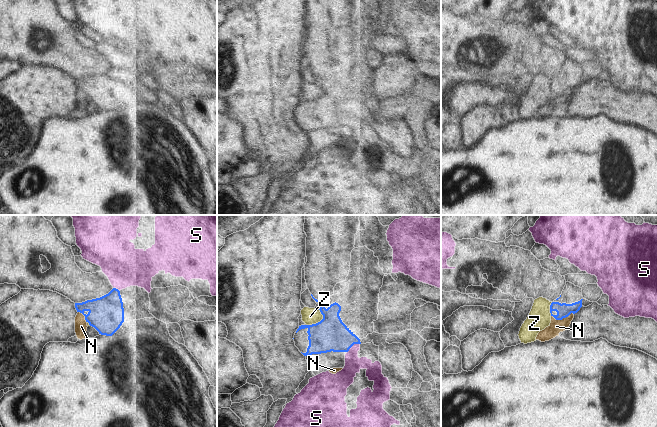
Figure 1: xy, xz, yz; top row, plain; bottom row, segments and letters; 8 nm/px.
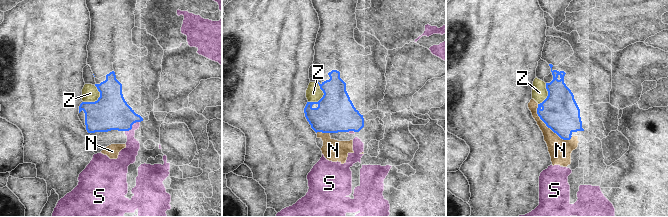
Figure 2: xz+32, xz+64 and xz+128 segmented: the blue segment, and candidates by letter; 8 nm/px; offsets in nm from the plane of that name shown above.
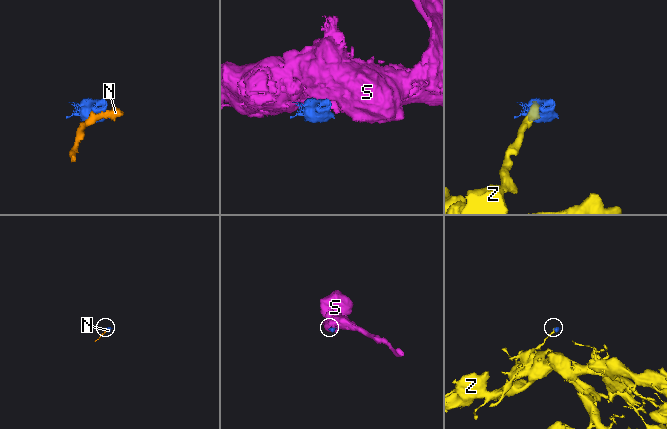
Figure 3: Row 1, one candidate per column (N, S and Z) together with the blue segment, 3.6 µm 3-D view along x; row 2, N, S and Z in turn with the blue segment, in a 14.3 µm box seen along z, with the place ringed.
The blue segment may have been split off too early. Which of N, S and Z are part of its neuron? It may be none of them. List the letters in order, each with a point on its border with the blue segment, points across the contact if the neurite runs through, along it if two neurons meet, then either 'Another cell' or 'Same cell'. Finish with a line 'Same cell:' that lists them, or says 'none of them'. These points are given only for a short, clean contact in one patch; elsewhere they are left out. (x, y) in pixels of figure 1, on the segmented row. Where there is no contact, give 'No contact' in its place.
N: Touches blue at yz (562, 318). Boundary: yz (573, 313), (561, 319), (555, 319), (551, 316). Another cell
S: Touches blue at xz (352, 345). Boundary: xz (359, 343), (355, 343), (347, 352). Another cell
Z: Touches blue at xz (318, 322). Boundary: xz (319, 309), (322, 318), (315, 323), (306, 325). Another cell
Same cell: none of them

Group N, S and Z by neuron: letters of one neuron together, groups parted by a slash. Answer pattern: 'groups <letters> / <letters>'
groups N / S / Z

